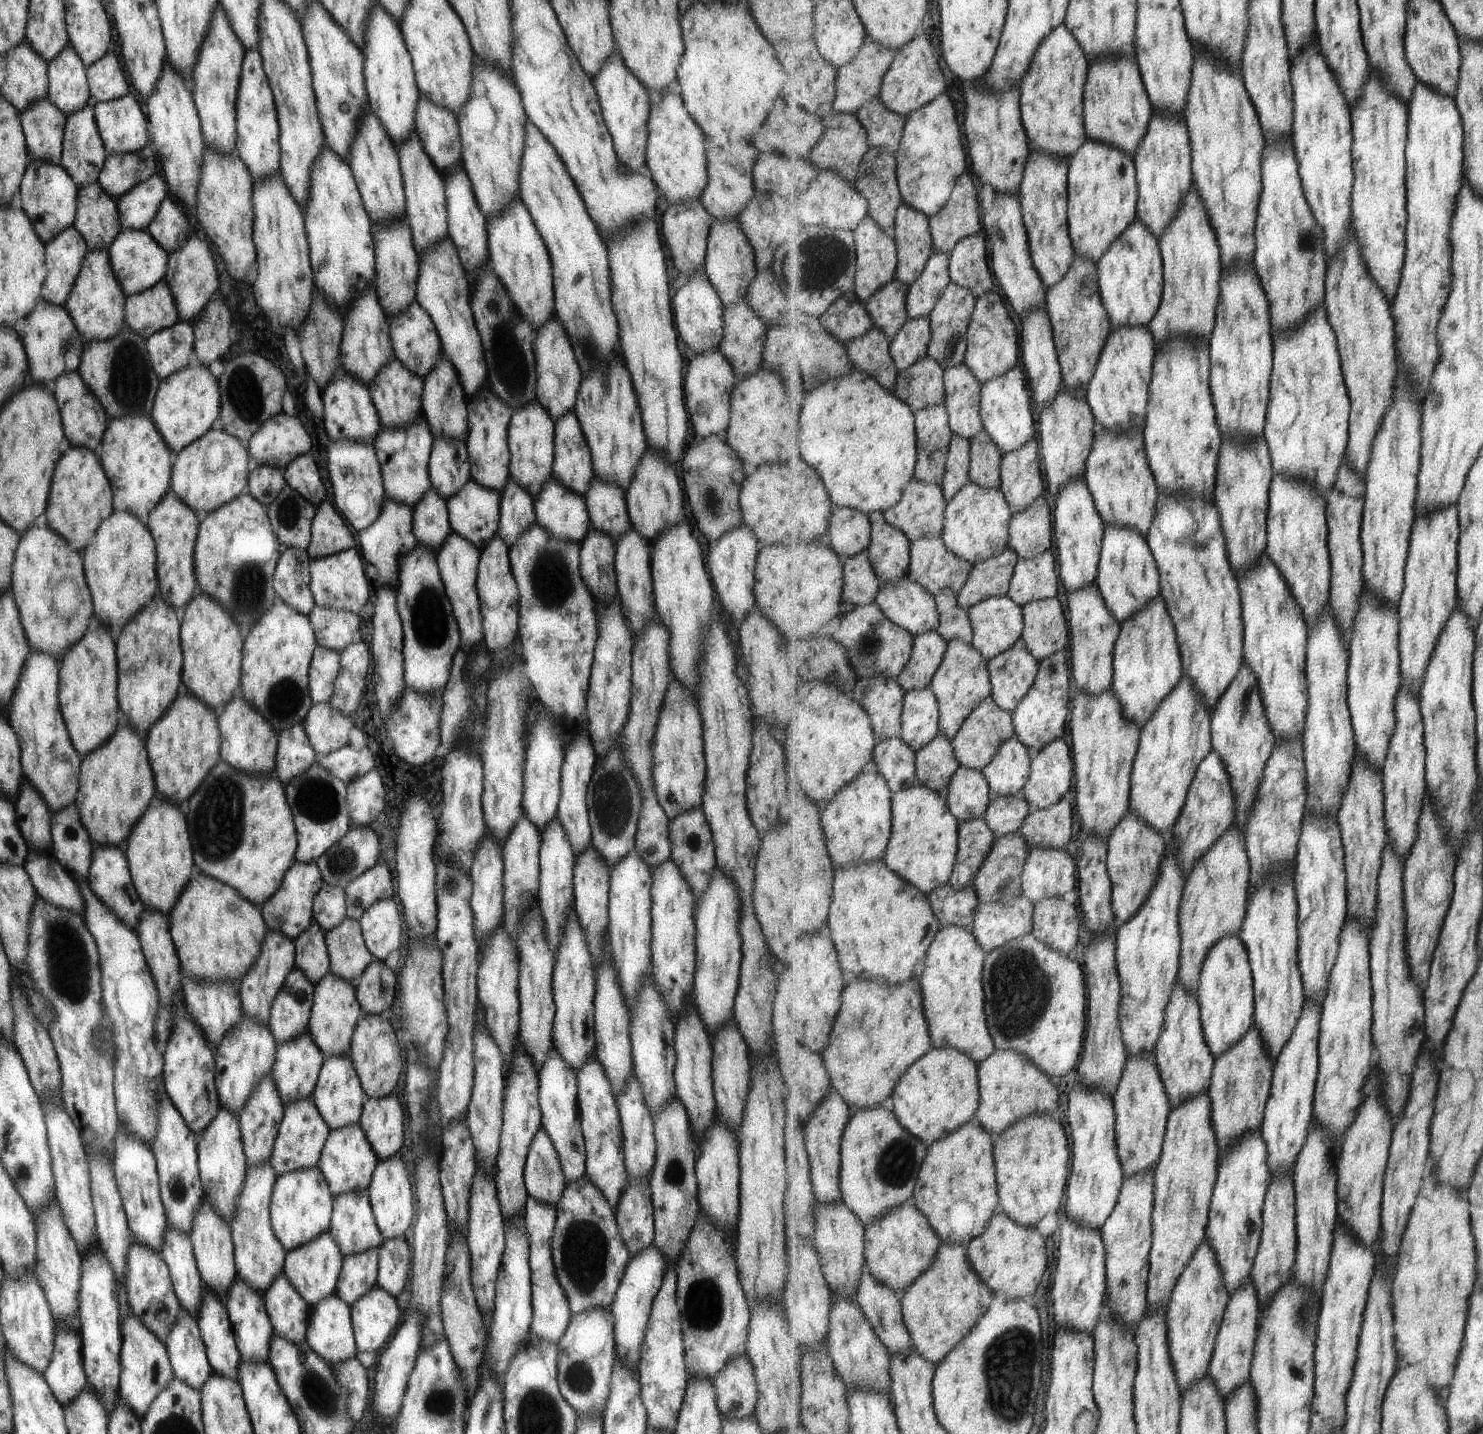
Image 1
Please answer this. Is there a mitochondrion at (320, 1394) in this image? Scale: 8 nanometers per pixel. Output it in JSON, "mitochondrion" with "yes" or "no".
{"mitochondrion":"yes"}

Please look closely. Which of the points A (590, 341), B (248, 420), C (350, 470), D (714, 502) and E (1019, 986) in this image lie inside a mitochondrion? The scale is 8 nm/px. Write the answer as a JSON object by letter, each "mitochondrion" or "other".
{"A":"mitochondrion","B":"mitochondrion","C":"other","D":"mitochondrion","E":"mitochondrion"}

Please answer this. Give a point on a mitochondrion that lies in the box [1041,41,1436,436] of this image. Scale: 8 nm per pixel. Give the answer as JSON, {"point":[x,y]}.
{"point":[1306,244]}

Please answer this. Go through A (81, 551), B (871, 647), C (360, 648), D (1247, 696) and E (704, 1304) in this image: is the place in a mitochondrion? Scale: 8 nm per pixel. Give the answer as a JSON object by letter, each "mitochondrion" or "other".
{"A":"other","B":"mitochondrion","C":"other","D":"other","E":"mitochondrion"}

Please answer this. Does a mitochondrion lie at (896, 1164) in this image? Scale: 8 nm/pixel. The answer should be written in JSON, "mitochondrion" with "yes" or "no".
{"mitochondrion":"yes"}

